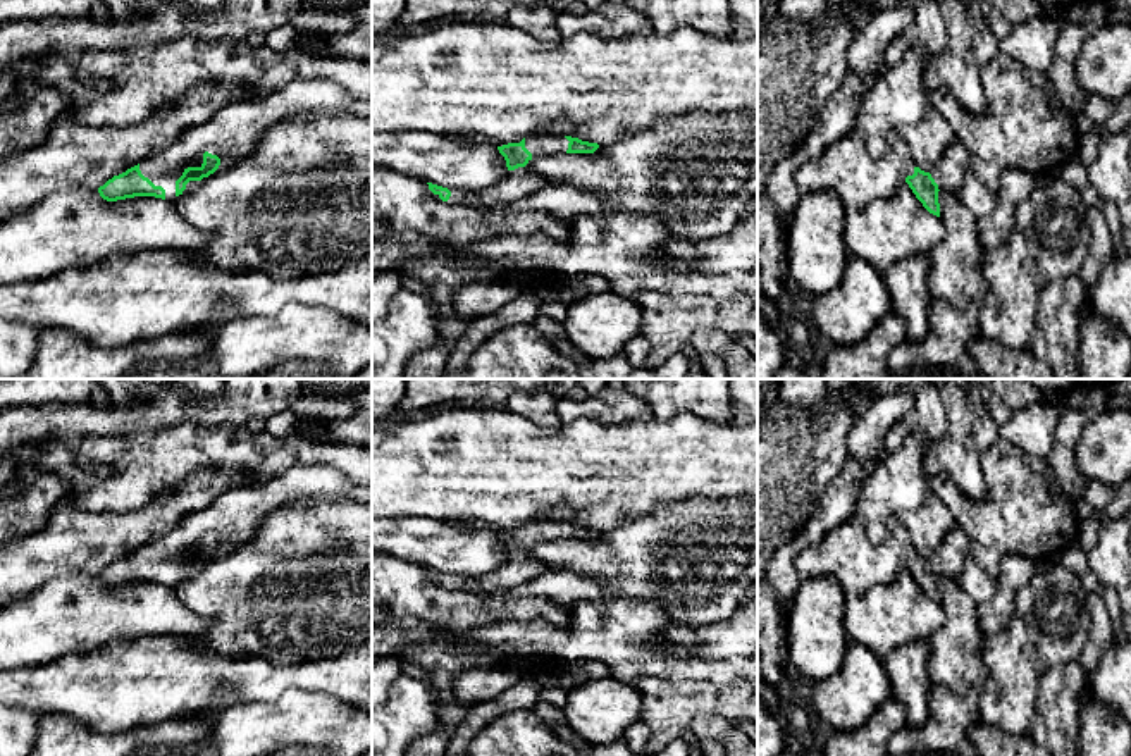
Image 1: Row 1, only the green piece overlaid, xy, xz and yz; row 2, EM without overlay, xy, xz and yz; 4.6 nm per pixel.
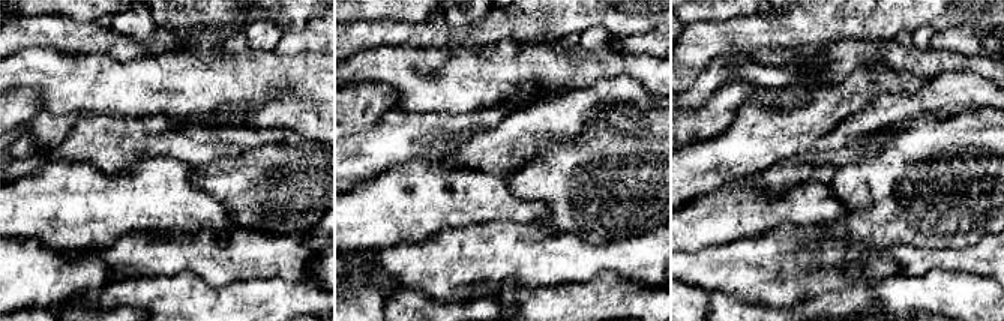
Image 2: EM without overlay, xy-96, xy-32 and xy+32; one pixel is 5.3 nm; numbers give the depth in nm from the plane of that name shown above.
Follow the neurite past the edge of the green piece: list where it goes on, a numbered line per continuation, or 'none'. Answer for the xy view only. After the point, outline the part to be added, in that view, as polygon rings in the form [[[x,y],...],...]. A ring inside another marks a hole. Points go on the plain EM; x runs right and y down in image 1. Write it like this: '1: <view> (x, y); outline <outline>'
1: xy (238, 514); outline [[[329,465],[293,467],[265,484],[226,489],[205,508],[184,515],[170,532],[145,544],[139,556],[174,587],[176,567],[188,553],[201,553],[205,537],[220,546],[241,544],[282,508],[337,501],[372,505],[372,486],[356,486]]]

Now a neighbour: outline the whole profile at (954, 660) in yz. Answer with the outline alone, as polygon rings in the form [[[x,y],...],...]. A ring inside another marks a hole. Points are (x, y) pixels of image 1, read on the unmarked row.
[[[947,575],[938,577],[938,589],[945,623],[930,639],[928,675],[957,694],[981,689],[988,668],[981,656],[985,634],[976,620],[978,604]]]

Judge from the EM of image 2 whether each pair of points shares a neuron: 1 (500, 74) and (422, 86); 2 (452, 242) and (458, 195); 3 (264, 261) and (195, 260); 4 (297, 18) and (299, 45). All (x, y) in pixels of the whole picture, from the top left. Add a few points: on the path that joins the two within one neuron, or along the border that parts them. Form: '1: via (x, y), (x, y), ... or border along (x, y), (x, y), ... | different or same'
1: via (480, 78), (441, 81) | same
2: border along (488, 221), (447, 227), (420, 242) | different
3: via (248, 261), (212, 261) | same
4: border along (314, 15), (300, 29), (285, 29), (282, 32) | different

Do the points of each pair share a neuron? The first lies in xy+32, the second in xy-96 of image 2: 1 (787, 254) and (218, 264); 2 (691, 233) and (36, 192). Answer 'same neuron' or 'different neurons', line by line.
1: same neuron
2: same neuron

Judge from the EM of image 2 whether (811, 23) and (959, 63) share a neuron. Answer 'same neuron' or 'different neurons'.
different neurons

